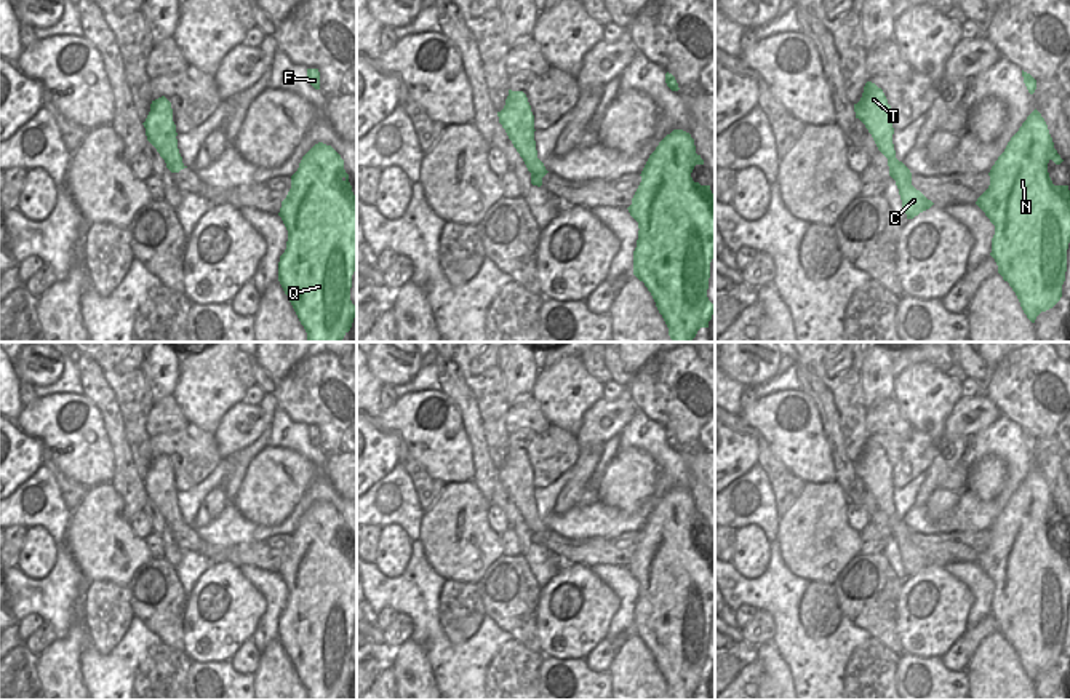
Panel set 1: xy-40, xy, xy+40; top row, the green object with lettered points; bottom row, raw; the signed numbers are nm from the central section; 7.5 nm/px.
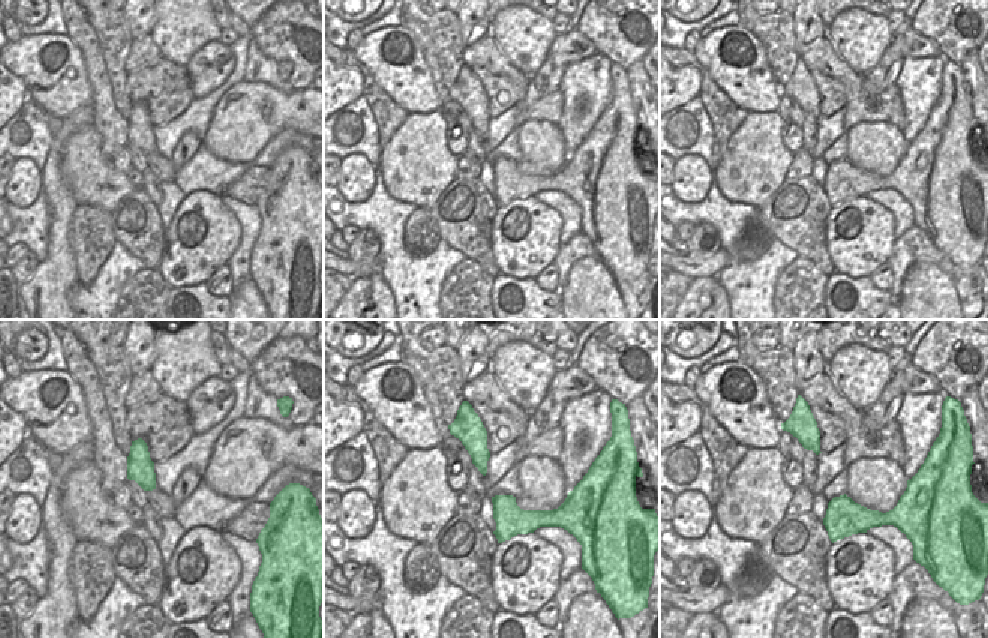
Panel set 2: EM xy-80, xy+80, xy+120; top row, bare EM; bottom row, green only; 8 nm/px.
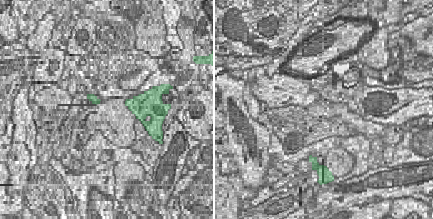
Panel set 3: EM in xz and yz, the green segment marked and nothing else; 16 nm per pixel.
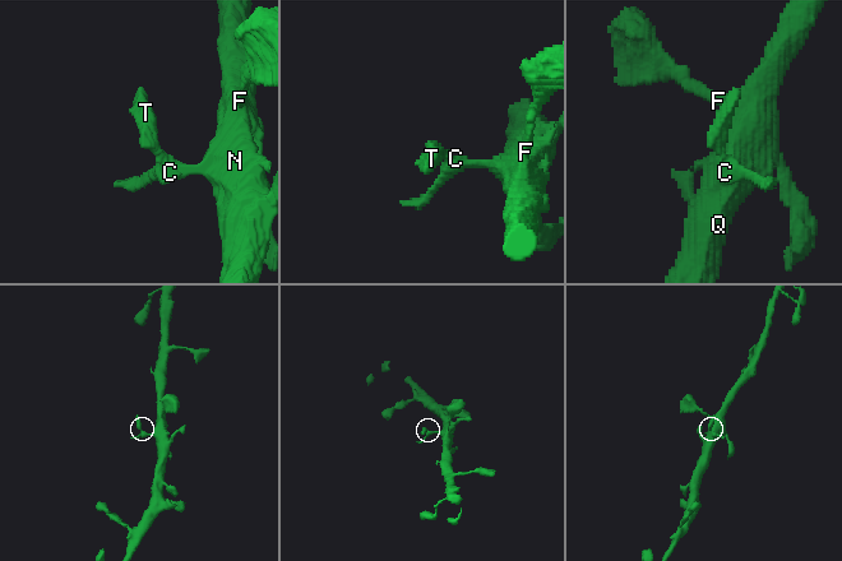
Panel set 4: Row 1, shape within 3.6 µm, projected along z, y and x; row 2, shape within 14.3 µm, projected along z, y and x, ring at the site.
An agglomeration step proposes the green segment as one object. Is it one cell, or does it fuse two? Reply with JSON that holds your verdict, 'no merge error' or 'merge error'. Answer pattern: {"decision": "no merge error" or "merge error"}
{"decision": "no merge error"}

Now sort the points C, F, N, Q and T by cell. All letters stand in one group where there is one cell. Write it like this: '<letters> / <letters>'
C F N Q T

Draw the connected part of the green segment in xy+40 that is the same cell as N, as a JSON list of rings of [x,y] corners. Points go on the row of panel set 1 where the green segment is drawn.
[[[1035,109],[992,166],[990,185],[976,201],[995,225],[990,256],[998,273],[1009,283],[1032,323],[1060,300],[1067,272],[1070,190],[1068,185],[1052,184],[1048,173],[1051,160],[1056,165],[1064,161],[1054,149],[1044,118]]]

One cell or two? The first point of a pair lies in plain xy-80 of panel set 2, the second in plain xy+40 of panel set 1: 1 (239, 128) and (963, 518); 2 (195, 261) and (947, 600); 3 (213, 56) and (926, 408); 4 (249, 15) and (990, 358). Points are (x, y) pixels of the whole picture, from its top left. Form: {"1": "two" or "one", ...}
{"1": "two", "2": "one", "3": "two", "4": "one"}

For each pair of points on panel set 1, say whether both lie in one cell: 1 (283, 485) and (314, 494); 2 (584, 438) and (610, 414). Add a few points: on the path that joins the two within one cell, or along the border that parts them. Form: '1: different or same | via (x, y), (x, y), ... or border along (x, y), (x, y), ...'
1: different | border along (301, 454), (315, 469), (315, 478), (283, 521)
2: same | via (590, 432), (603, 421)

